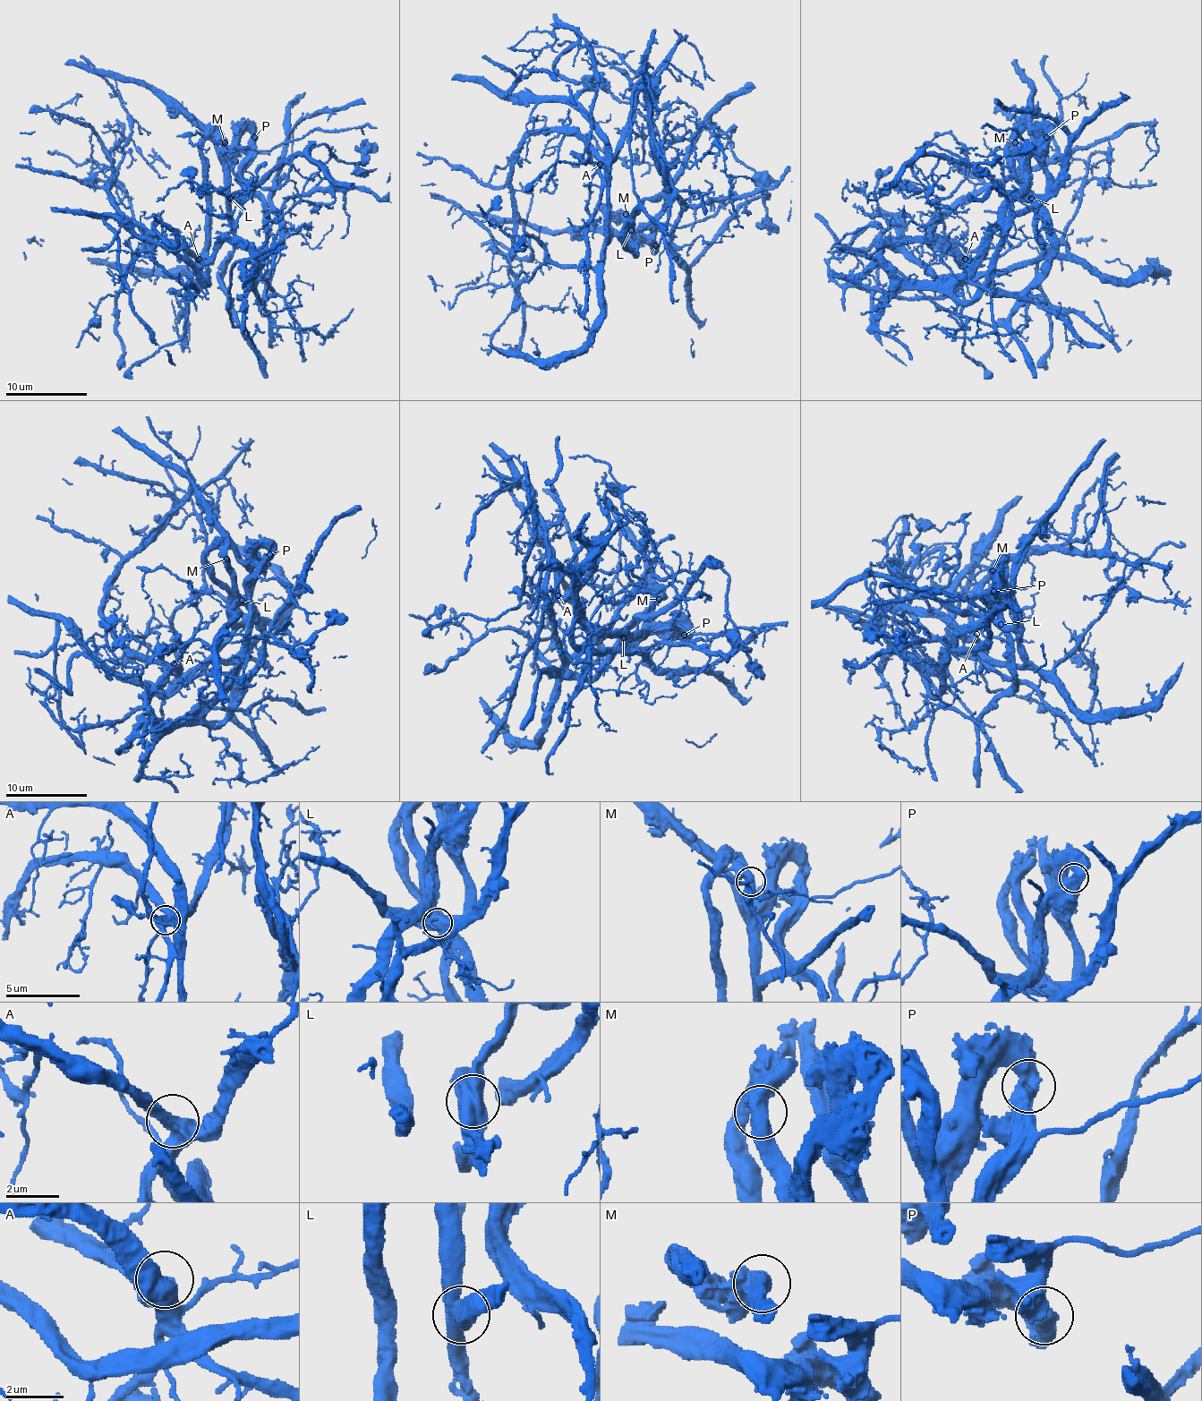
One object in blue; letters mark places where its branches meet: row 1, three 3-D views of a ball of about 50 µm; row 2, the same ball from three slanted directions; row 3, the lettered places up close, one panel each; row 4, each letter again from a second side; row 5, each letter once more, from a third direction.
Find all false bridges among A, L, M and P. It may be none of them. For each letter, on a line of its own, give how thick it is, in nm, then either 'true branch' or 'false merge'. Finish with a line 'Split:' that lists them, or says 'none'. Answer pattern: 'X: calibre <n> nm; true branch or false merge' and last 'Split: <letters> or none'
A: calibre 500 nm; true branch
L: calibre 650 nm; false merge
M: calibre 600 nm; true branch
P: calibre 700 nm; true branch
Split: L

